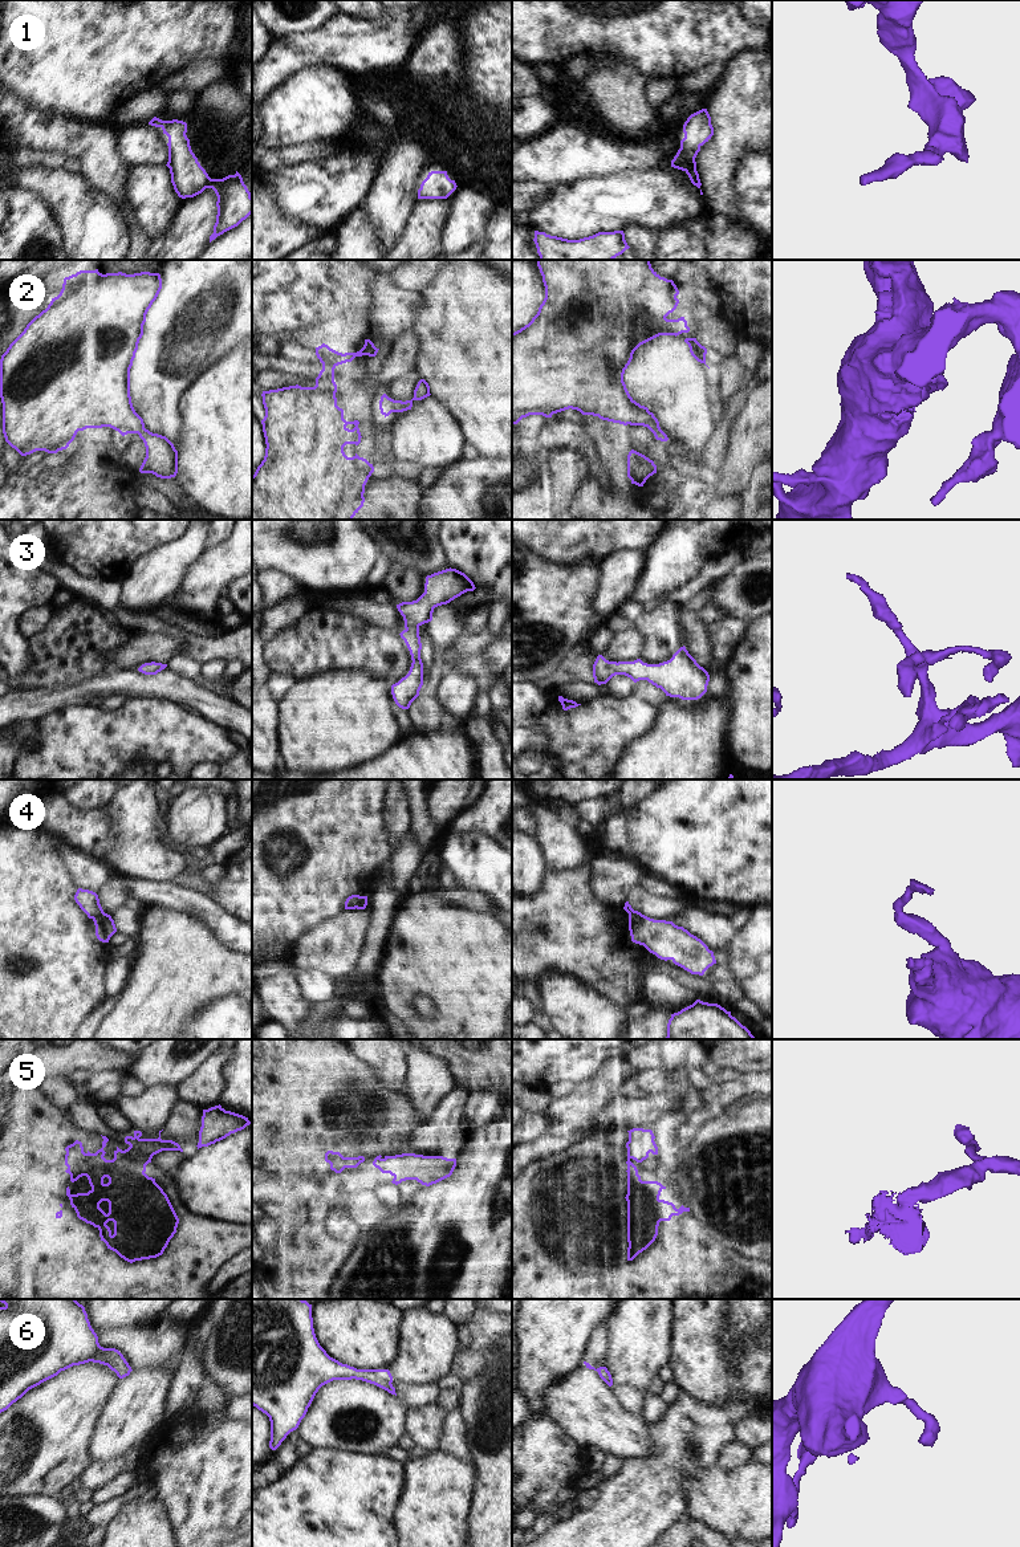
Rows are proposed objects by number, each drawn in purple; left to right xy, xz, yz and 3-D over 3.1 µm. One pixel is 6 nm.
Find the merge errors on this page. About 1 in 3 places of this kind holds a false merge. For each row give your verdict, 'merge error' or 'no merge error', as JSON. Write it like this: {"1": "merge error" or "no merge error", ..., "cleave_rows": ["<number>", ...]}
{"1": "no merge error", "2": "no merge error", "3": "no merge error", "4": "merge error", "5": "merge error", "6": "no merge error", "cleave_rows": ["4", "5"]}

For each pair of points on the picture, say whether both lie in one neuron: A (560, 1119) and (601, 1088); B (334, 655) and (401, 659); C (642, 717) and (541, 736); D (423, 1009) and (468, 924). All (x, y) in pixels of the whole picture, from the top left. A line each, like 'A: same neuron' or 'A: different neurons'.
A: same neuron
B: same neuron
C: same neuron
D: different neurons

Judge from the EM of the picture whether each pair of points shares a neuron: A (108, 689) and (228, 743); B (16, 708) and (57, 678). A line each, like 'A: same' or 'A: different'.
A: different
B: different

